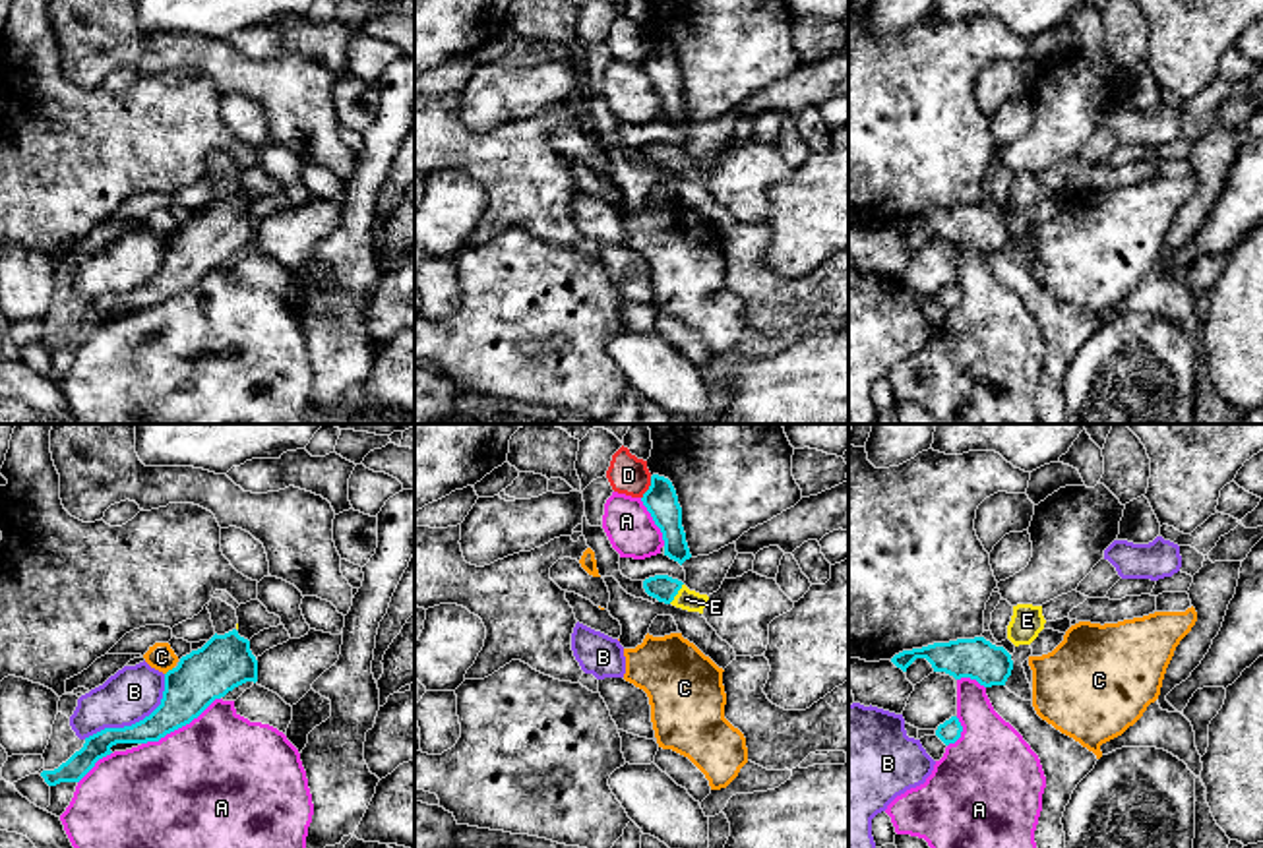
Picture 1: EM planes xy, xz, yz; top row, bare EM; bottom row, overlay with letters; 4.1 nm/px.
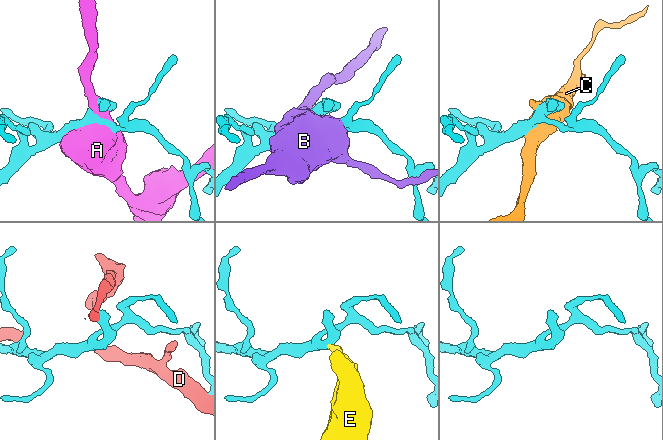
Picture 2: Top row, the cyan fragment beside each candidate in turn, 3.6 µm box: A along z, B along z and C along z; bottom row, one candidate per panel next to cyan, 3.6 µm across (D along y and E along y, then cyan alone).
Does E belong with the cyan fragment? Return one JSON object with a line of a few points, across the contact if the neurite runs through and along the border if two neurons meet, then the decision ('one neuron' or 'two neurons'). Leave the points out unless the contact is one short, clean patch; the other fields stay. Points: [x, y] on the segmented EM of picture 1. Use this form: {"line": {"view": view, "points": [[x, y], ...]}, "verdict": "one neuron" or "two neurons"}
{"line": {"view": "xz", "points": [[661, 587], [677, 593], [686, 599]]}, "verdict": "one neuron"}

